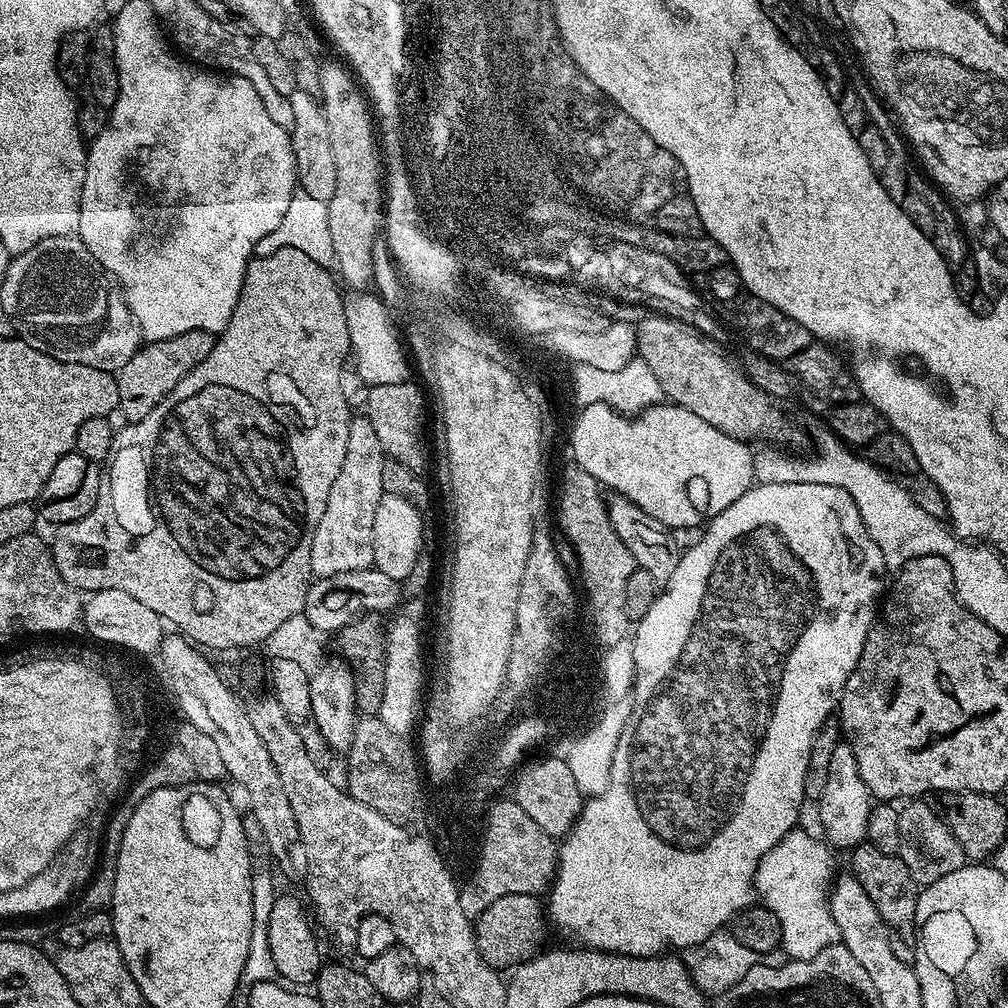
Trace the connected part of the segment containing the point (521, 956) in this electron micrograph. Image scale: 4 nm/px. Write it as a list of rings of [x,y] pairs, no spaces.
[[[506,894],[483,905],[474,920],[476,946],[482,962],[497,970],[511,970],[531,960],[545,947],[544,924],[546,928],[545,905],[530,894]]]

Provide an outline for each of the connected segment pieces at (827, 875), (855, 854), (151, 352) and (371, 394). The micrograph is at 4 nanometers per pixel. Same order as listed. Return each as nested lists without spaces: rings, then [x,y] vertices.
[[[800,831],[786,833],[761,858],[754,881],[754,892],[759,903],[778,914],[778,922],[782,926],[780,947],[789,960],[814,958],[814,954],[822,954],[826,946],[840,939],[840,931],[828,905],[830,885],[834,880],[833,853],[823,839],[815,840],[810,833]]]
[[[867,842],[857,844],[851,849],[850,856],[852,856],[851,875],[855,876],[862,890],[870,894],[870,902],[874,902],[889,933],[893,937],[901,936],[902,939],[908,940],[908,944],[893,943],[894,958],[912,964],[916,959],[916,945],[912,941],[916,939],[916,907],[921,889],[914,882],[910,870],[906,870],[906,862],[902,862],[899,855],[882,854],[882,850]]]
[[[195,331],[165,340],[154,340],[140,347],[134,358],[130,358],[130,362],[126,362],[126,366],[115,373],[118,402],[126,414],[127,423],[142,422],[142,418],[146,418],[146,414],[150,414],[150,410],[163,402],[174,386],[178,386],[178,382],[182,382],[182,378],[186,378],[194,366],[198,366],[198,362],[207,358],[210,350],[214,350],[216,341],[217,337],[213,333]]]
[[[403,380],[402,382],[390,382],[389,384],[374,384],[371,385],[367,389],[368,391],[368,408],[366,408],[366,414],[370,418],[370,422],[374,422],[374,430],[378,434],[378,442],[382,446],[382,450],[384,451],[385,457],[390,460],[397,460],[398,462],[402,462],[402,466],[410,466],[410,470],[414,470],[418,473],[423,473],[424,469],[424,428],[426,432],[426,420],[424,424],[424,398],[426,402],[426,396],[422,391],[421,385],[419,383],[412,384],[413,382],[409,382],[408,380]]]

